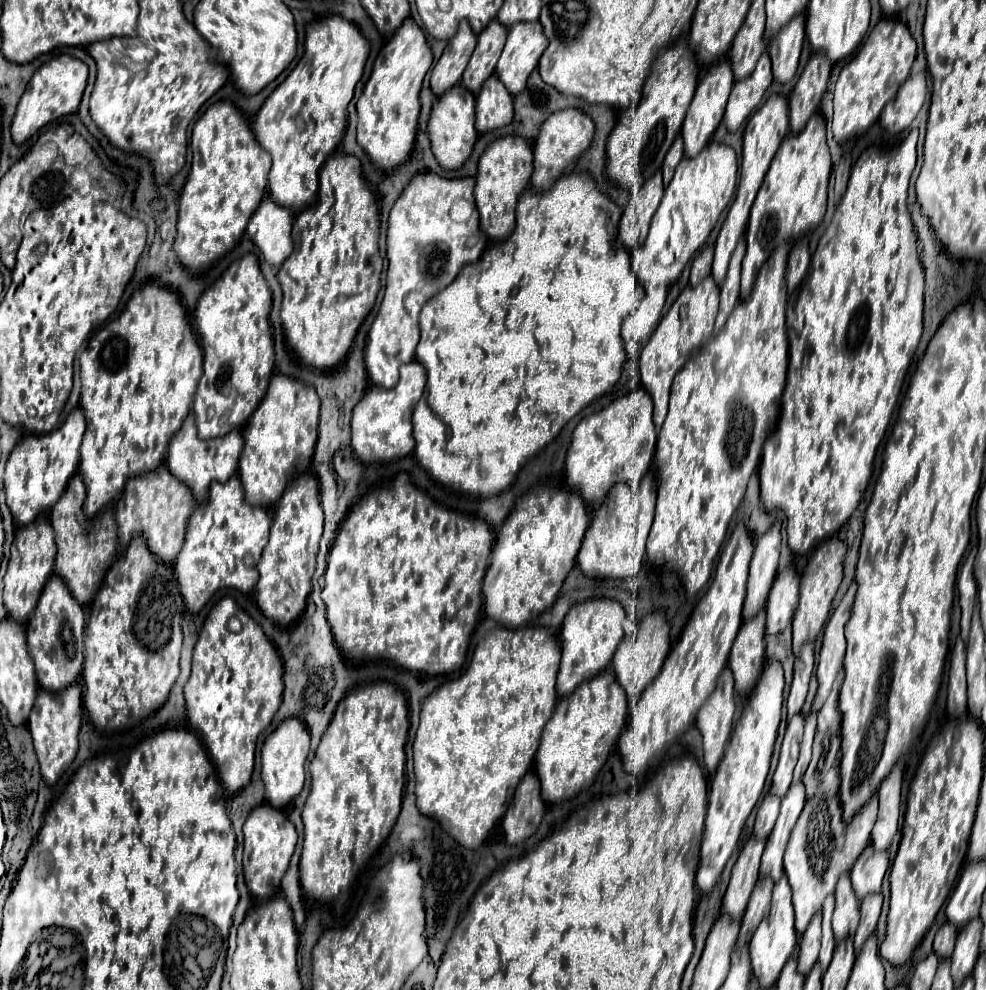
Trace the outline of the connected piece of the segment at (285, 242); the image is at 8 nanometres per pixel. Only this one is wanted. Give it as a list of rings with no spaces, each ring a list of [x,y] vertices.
[[[269,198],[259,204],[247,224],[247,234],[261,250],[263,258],[271,266],[281,266],[293,250],[291,240],[293,216],[283,206],[277,206]]]

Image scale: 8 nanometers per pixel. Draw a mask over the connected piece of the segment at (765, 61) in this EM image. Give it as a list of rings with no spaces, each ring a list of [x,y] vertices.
[[[765,52],[763,58],[759,58],[751,78],[745,78],[743,82],[735,82],[731,90],[731,98],[727,102],[727,110],[723,118],[729,132],[735,132],[749,118],[749,114],[761,104],[763,94],[771,82],[773,82],[771,60],[769,54]]]

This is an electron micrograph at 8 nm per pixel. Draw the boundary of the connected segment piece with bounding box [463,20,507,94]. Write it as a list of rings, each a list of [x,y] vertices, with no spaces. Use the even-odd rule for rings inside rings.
[[[493,20],[479,34],[477,48],[463,74],[463,86],[467,86],[467,90],[477,94],[481,90],[483,82],[491,74],[495,74],[495,64],[499,60],[499,54],[503,52],[505,40],[507,40],[507,28],[503,24],[499,24],[497,20]]]

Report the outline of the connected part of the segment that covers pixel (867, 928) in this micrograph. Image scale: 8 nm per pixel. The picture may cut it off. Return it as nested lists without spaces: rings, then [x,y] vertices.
[[[871,894],[861,904],[861,922],[859,922],[859,928],[857,928],[857,934],[855,934],[855,952],[857,954],[859,954],[861,946],[865,944],[865,940],[877,928],[877,920],[879,920],[879,914],[881,914],[881,900],[883,900],[881,894]]]

